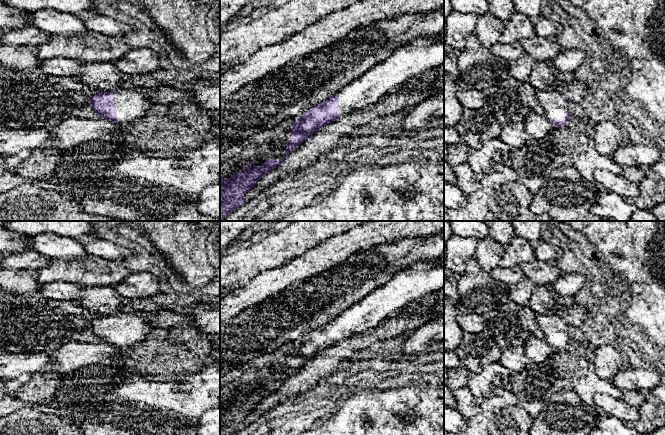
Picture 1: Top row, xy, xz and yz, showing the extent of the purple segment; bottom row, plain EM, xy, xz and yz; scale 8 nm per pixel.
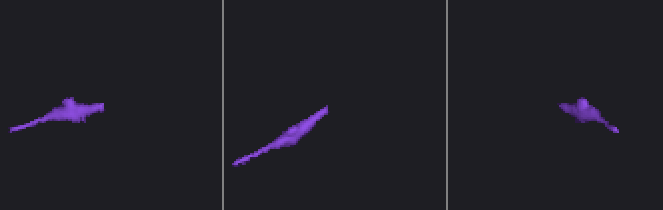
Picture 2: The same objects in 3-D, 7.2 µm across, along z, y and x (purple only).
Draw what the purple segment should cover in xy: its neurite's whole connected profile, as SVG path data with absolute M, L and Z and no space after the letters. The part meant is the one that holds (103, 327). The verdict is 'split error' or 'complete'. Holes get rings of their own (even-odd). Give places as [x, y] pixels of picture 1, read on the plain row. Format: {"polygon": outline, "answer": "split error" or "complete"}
{"polygon": "M134 314L98 316L90 324L99 341L121 349L136 344L153 329L150 322Z", "answer": "split error"}

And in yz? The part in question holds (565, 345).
{"polygon": "M536 314L535 320L542 329L545 341L554 351L564 351L569 347L572 340L567 334L566 322L556 314L541 315Z", "answer": "split error"}

